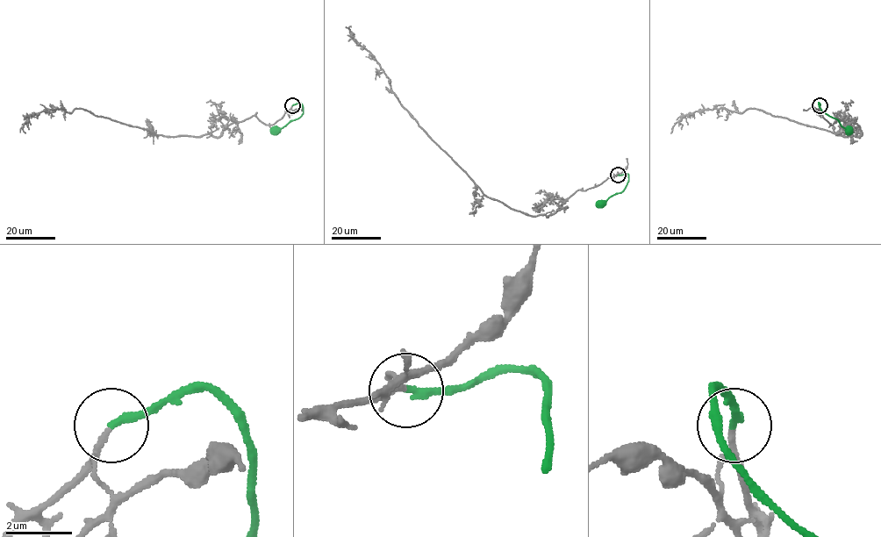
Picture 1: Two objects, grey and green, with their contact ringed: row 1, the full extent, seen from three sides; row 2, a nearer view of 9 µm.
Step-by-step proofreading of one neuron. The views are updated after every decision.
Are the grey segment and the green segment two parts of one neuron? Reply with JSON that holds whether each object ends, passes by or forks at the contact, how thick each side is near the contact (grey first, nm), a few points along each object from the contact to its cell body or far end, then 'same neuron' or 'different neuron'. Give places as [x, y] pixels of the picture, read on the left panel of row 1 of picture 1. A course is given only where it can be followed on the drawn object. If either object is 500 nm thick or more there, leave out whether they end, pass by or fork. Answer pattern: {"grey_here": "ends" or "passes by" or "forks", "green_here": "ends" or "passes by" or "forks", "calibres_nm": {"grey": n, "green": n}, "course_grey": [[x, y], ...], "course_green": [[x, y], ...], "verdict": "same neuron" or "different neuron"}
{"grey_here": "passes by", "green_here": "ends", "calibres_nm": {"grey": 120, "green": 240}, "course_grey": [[292, 105], [273, 124], [252, 115], [218, 136], [164, 136], [63, 108], [30, 115], [25, 133]], "course_green": [[292, 105], [299, 103], [303, 113], [275, 130]], "verdict": "same neuron"}

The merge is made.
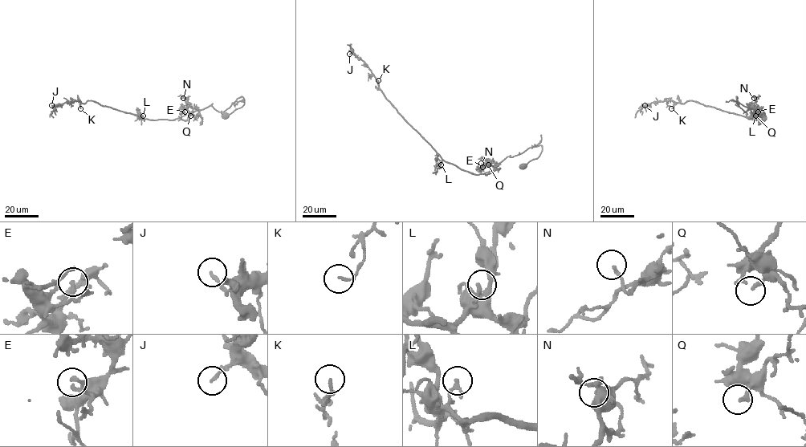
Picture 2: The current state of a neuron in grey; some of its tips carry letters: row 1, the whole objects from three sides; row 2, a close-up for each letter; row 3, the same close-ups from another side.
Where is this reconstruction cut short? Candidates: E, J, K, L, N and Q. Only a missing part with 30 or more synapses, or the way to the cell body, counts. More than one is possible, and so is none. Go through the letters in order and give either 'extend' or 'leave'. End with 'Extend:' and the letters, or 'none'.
E: leave
J: leave
K: leave
L: leave
N: leave
Q: leave
Extend: none

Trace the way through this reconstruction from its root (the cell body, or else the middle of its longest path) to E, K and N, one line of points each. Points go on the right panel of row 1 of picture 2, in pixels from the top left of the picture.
E: (755, 115), (736, 97), (745, 111), (747, 105), (754, 110), (754, 106), (760, 107), (758, 111)
K: (755, 115), (736, 96), (745, 111), (747, 105), (761, 110), (765, 119), (693, 100), (671, 108)
N: (755, 115), (736, 97), (738, 105), (745, 111), (747, 105), (754, 110), (754, 98)

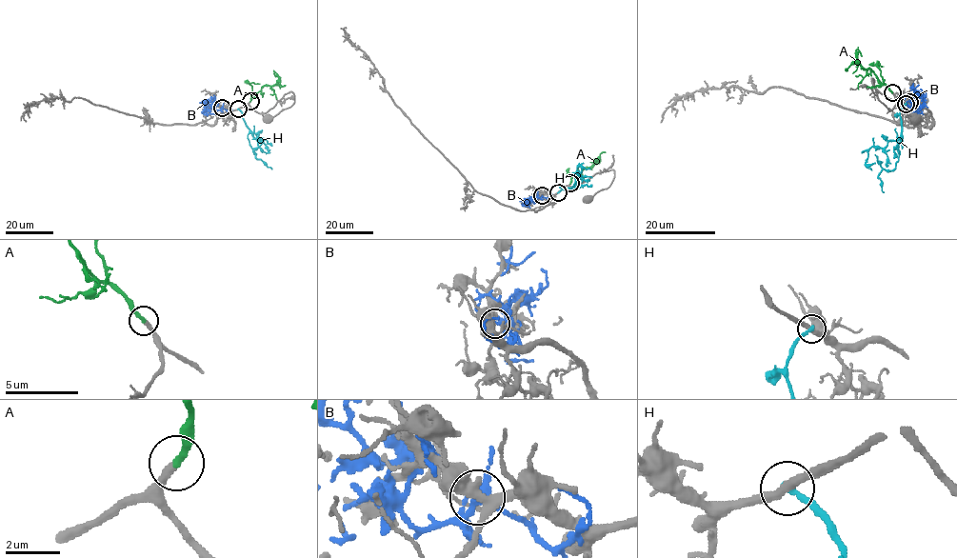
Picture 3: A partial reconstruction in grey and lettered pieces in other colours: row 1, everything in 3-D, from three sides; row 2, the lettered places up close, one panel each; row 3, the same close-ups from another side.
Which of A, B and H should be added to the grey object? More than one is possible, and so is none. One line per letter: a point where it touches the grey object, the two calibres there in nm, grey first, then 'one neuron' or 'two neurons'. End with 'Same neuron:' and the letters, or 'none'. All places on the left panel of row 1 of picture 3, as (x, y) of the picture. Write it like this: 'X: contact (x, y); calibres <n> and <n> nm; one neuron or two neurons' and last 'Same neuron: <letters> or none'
A: contact (250, 101); calibres 280 and 280 nm; one neuron
B: contact (222, 108); calibres 360 and 190 nm; two neurons
H: contact (238, 109); calibres 280 and 240 nm; two neurons
Same neuron: A

